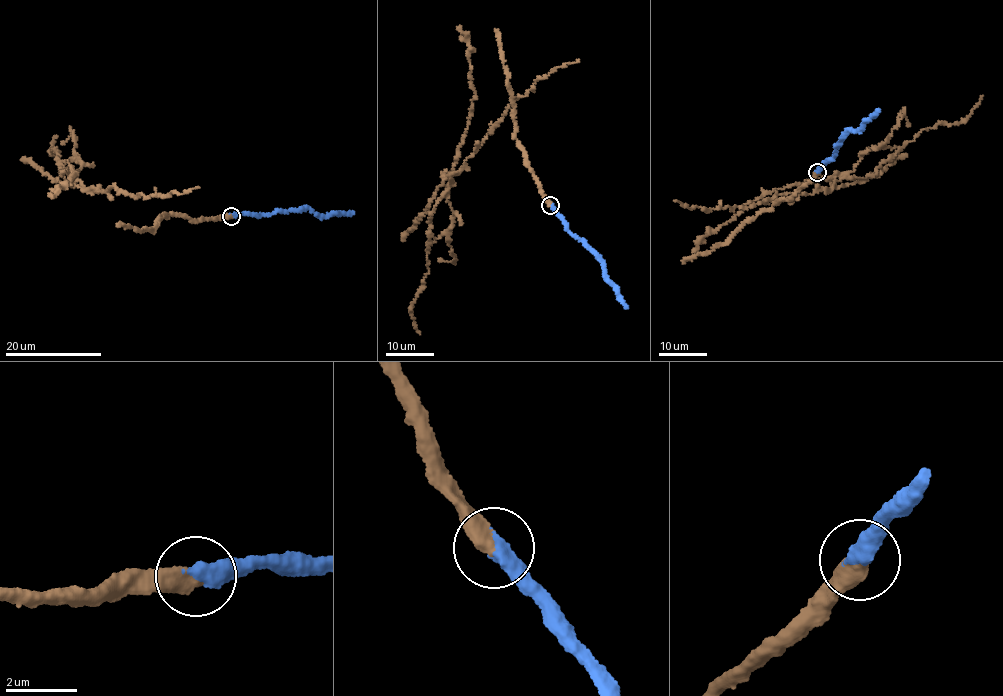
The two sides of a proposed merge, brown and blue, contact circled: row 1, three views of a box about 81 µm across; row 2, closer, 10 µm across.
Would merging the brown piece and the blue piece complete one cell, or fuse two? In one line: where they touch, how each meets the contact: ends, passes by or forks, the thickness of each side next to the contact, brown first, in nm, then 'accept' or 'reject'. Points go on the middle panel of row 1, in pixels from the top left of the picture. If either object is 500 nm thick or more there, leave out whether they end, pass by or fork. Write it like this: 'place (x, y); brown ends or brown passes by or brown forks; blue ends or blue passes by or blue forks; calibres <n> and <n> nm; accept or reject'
place (550, 205); calibres 480 and 500 nm; reject

